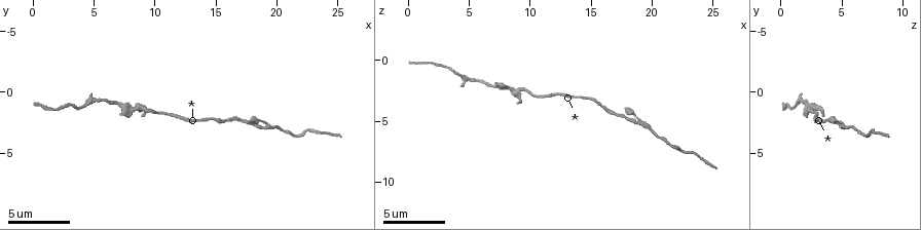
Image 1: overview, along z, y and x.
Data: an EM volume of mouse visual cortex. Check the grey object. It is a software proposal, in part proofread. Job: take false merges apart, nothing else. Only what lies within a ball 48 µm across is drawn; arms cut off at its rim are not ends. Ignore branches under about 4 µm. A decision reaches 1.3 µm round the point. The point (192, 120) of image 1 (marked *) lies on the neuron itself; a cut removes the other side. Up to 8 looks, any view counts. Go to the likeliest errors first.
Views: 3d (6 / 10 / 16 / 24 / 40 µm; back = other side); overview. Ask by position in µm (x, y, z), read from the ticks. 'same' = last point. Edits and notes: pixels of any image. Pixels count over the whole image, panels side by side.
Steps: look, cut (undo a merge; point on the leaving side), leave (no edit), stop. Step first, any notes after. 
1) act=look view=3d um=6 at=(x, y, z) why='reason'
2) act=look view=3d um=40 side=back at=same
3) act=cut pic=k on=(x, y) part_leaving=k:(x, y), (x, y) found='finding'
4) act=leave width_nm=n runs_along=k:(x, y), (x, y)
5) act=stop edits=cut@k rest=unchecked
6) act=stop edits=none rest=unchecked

act=look view=3d um=10 at=(9.6, 1.6, 2.4) why='three-way junction'

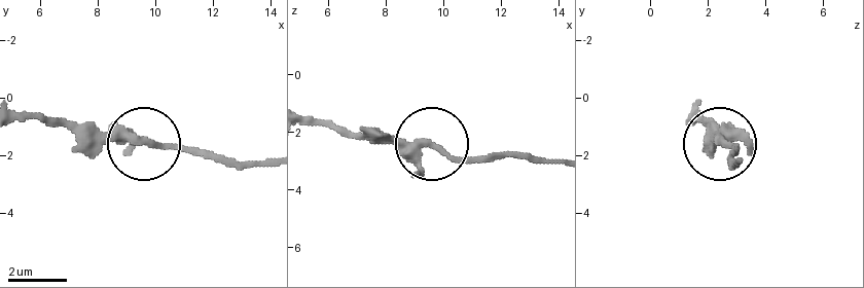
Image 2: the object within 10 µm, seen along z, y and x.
act=leave arms=3 runs_along=2:(241, 162), (96, 142), (69, 127) found='all the same neuron'

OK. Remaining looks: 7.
act=look view=3d um=10 at=(4.6, 0.8, 1.4) why='calibre changes'

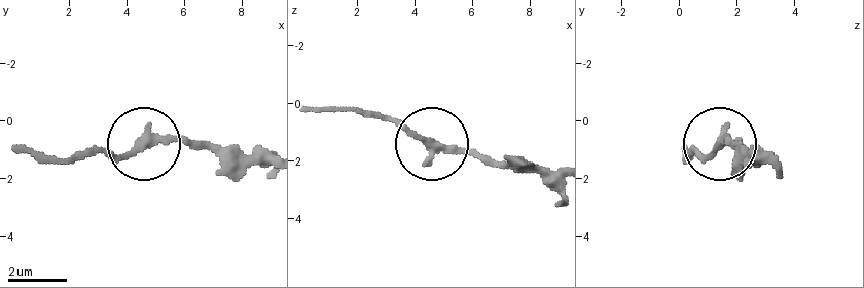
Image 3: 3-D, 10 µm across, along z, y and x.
act=look view=3d um=10 side=back at=(4.5, 0.8, 1.4)

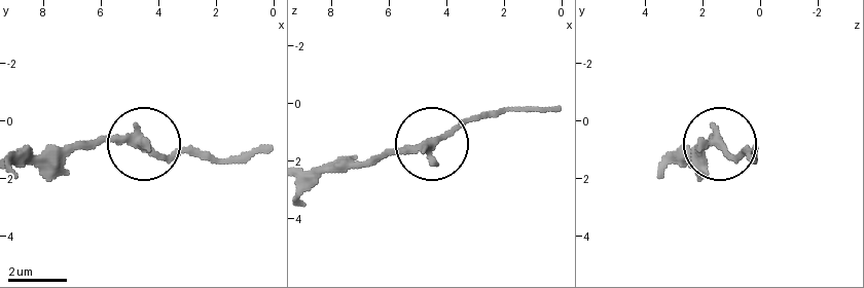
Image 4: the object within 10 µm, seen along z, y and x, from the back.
act=leave runs_along=4:(23, 163), (104, 143), (140, 143), (170, 157), (205, 150) found='one neuron here'

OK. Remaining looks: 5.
act=look view=3d um=10 at=(19.2, 2.8, 5.0) why='sudden change in width'

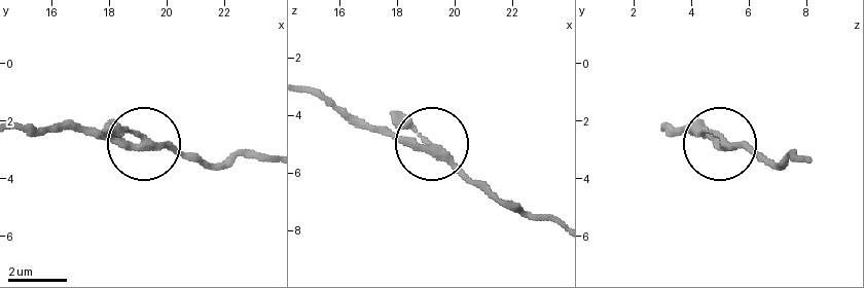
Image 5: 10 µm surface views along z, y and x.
act=leave width_nm=260 runs_along=5:(307, 88), (321, 91), (351, 115), (409, 128), (488, 196) found='one neuron here'

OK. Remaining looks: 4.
act=look view=3d um=6 at=(15.2, 2.4, 3.4)

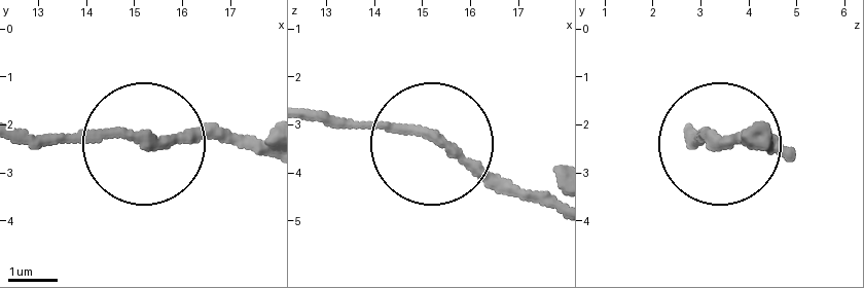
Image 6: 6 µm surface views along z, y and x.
act=leave runs_along=6:(44, 139), (234, 139) found='one neuron here'

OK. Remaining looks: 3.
act=stop edits=none rest=unchecked

